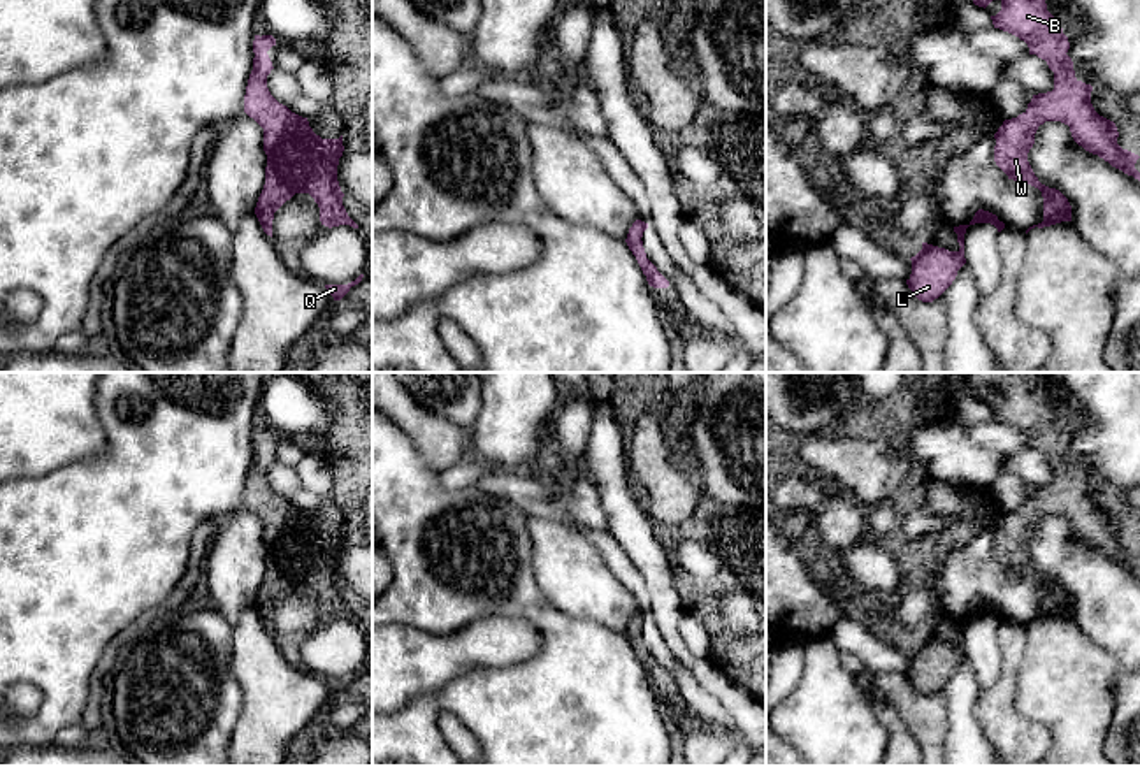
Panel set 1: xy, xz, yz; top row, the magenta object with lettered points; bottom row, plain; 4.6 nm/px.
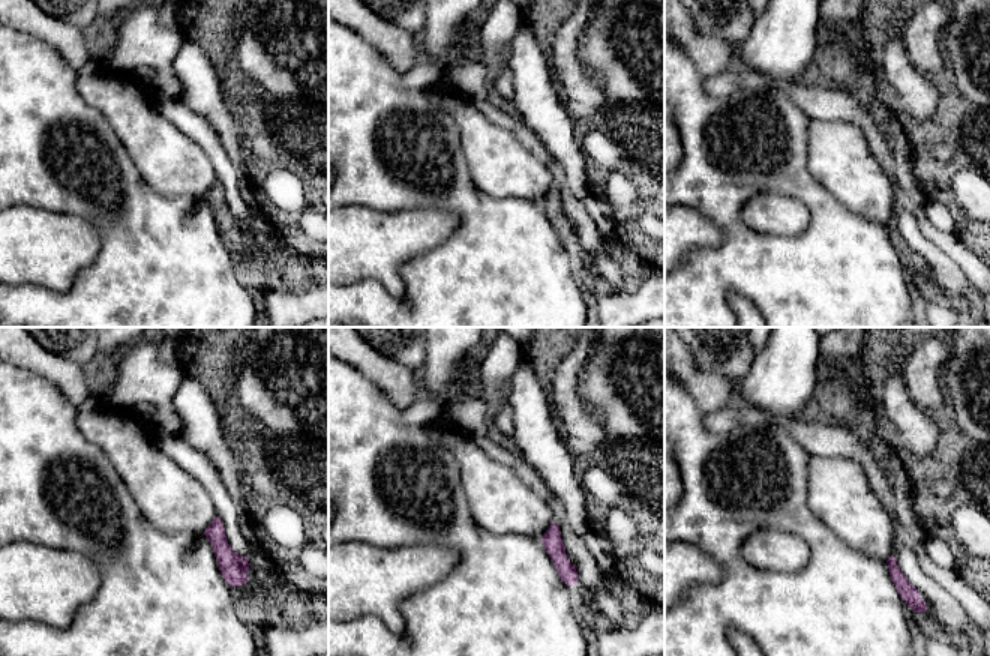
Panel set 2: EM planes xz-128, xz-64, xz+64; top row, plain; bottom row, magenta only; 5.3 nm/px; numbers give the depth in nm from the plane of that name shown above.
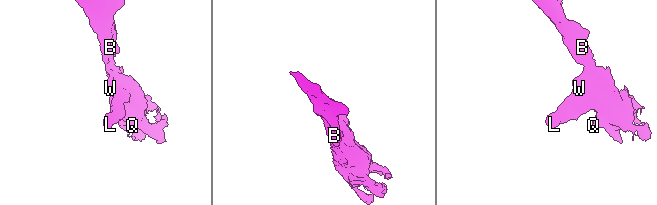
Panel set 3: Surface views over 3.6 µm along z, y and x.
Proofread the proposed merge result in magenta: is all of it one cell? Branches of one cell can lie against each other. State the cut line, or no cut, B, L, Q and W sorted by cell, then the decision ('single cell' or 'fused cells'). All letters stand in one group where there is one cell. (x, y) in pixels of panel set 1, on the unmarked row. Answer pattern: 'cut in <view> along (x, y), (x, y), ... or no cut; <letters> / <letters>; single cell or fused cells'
no cut; B L Q W; single cell

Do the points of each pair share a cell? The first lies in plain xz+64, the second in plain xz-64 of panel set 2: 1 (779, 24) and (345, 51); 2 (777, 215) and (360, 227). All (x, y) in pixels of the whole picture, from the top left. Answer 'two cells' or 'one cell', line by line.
1: one cell
2: one cell

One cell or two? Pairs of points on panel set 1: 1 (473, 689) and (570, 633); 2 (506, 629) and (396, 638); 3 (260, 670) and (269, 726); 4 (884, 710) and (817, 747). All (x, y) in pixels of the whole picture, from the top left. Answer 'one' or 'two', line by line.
1: one
2: one
3: one
4: two

